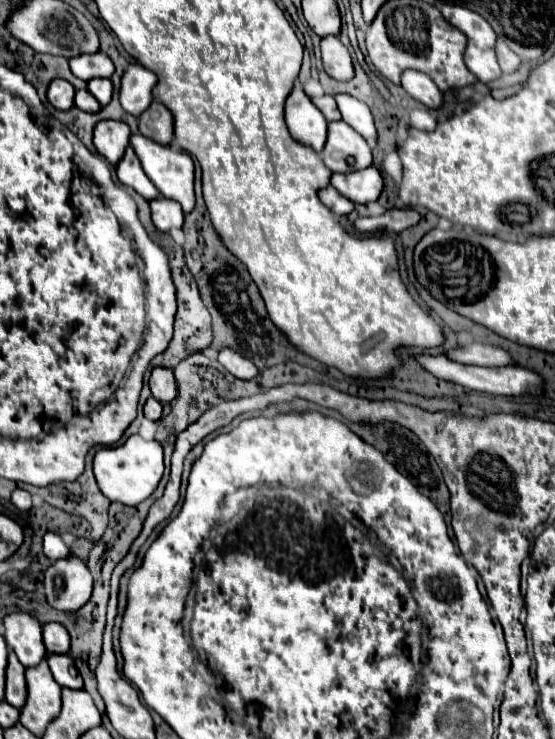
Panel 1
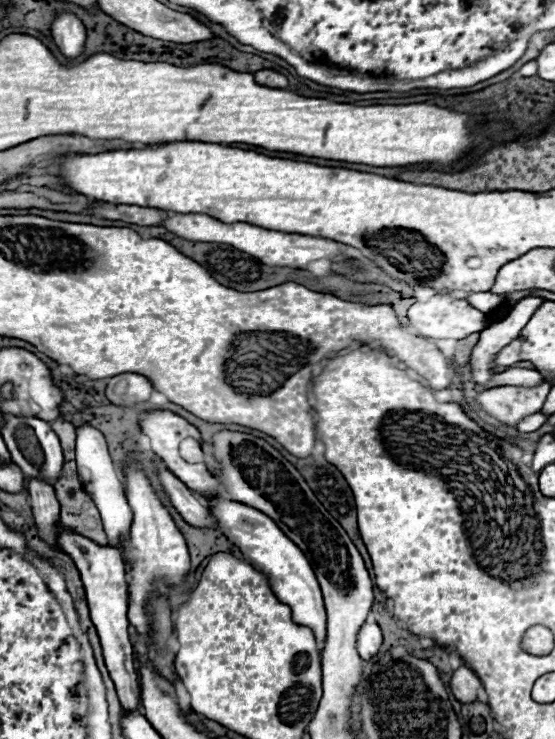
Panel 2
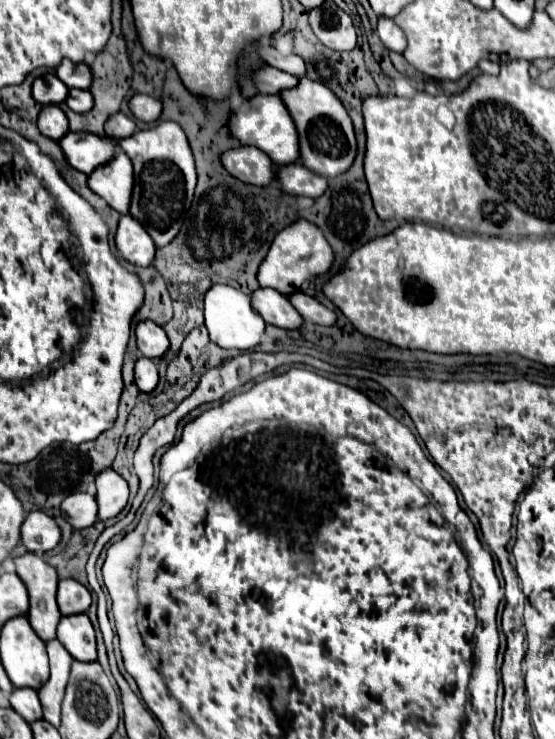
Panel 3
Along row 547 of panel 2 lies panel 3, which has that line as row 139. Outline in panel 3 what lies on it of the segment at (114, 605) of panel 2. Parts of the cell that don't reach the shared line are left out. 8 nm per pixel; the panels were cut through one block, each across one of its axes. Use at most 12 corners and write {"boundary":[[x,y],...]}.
{"boundary":[[90,132],[58,140],[68,164],[84,174],[106,164],[114,140]]}

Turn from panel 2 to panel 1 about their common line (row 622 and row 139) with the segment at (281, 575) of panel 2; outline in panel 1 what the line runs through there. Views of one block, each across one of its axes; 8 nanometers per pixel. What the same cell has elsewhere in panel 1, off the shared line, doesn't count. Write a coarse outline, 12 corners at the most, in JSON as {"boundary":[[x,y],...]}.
{"boundary":[[296,86],[286,124],[298,142],[322,152],[329,123]]}

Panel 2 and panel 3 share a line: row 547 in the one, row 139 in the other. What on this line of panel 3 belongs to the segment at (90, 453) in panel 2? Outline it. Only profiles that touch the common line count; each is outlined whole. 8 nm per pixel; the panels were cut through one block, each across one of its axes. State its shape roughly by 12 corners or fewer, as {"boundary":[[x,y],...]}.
{"boundary":[[122,112],[106,122],[106,136],[128,138],[136,130],[134,120]]}

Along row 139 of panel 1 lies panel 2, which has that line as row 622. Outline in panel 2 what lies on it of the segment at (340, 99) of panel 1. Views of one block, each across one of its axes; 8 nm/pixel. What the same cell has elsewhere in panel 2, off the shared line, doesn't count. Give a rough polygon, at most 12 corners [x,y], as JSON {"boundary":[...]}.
{"boundary":[[366,620],[358,630],[356,650],[372,660],[382,644],[376,622]]}

